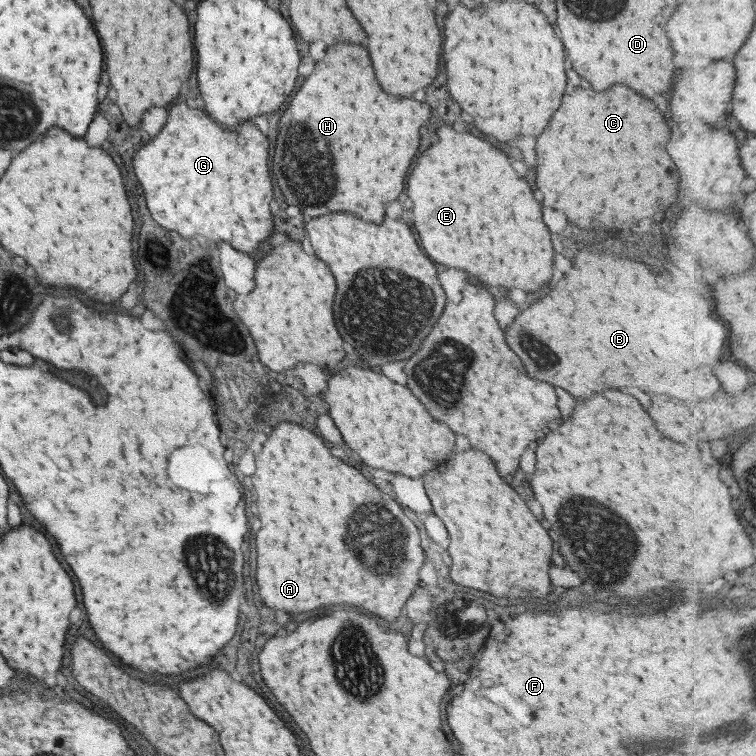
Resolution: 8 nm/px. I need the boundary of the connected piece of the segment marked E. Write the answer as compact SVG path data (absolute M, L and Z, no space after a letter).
M442 126L438 130L438 136L440 142L432 144L420 156L418 164L408 176L406 186L406 196L412 200L412 212L416 216L414 228L418 232L422 248L434 262L444 264L448 268L462 268L488 286L540 292L552 278L554 248L550 232L542 222L542 208L538 208L540 202L536 202L528 182L514 172L506 154L502 154L492 144L468 132L456 132L448 126Z

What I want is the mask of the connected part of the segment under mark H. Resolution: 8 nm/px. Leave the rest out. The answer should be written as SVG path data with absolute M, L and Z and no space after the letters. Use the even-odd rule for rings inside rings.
M336 44L328 48L326 58L318 62L280 118L272 166L274 181L280 184L289 206L300 208L312 218L330 212L349 212L367 222L380 224L384 220L386 204L396 200L404 190L406 172L420 146L420 128L428 118L428 104L412 98L394 98L380 88L366 48Z

